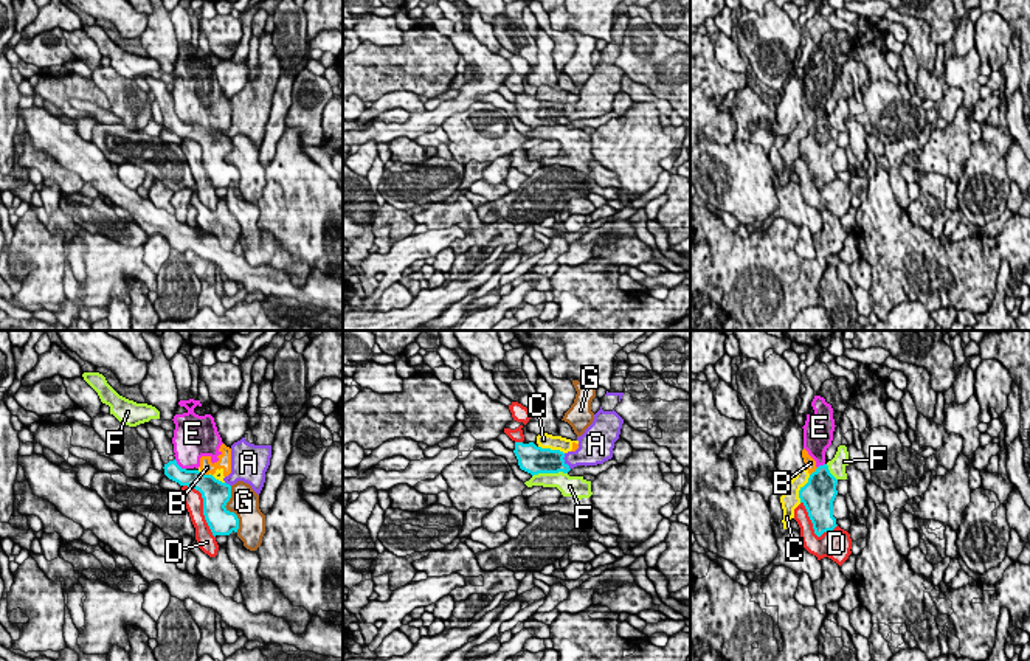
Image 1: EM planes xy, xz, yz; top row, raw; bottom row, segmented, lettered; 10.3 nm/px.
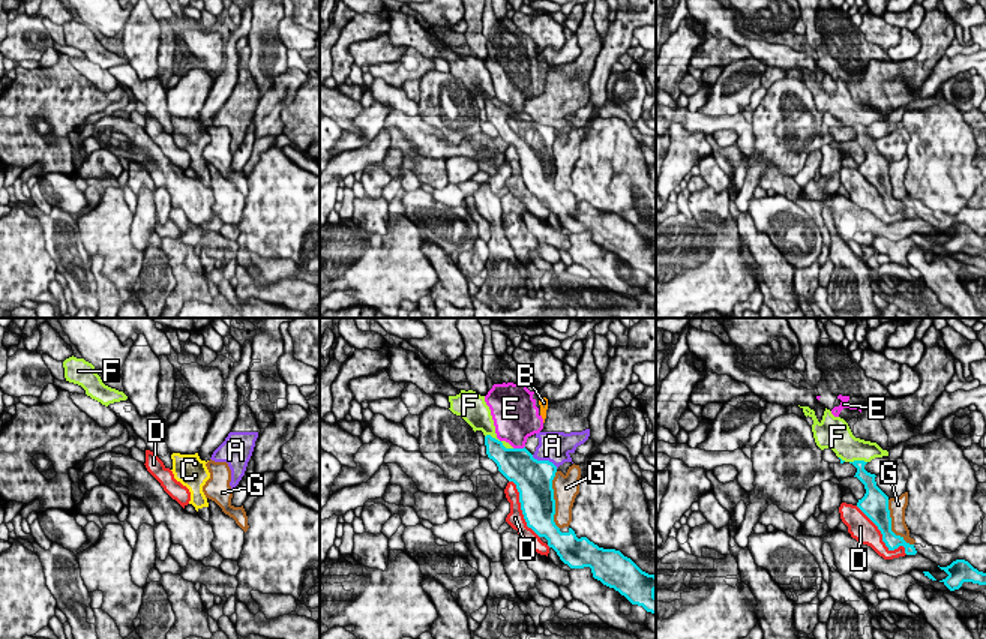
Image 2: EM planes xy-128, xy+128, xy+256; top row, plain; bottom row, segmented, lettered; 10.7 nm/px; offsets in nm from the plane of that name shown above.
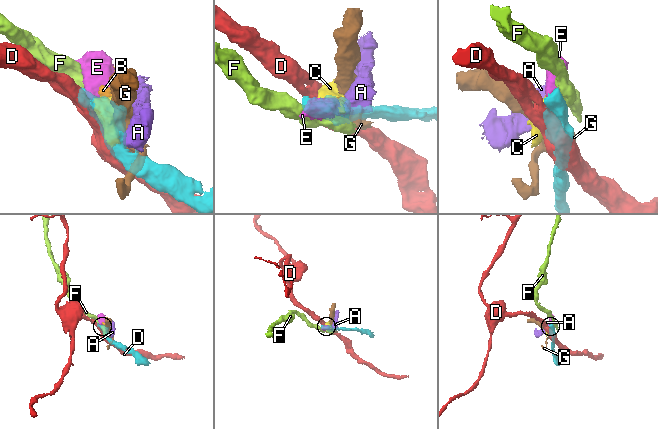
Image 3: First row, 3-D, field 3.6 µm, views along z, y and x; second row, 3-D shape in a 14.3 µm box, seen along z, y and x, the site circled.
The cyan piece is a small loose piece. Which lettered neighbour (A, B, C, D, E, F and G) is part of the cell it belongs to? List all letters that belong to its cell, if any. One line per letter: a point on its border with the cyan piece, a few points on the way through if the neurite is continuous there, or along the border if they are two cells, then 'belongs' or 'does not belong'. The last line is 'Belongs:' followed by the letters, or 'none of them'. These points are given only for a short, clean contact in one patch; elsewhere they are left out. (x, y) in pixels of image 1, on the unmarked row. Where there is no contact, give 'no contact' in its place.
A: meets cyan in xz at (563, 114); border along xz (563, 106), (563, 114), (570, 121); does not belong
B: meets cyan in yz at (813, 124); border along yz (818, 120), (810, 128); does not belong
C: meets cyan in yz at (801, 141); does not belong
D: meets cyan in xy at (203, 160); does not belong
E: meets cyan in xy at (179, 118); border along xy (174, 112), (185, 121); does not belong
F: meets cyan in xz at (549, 124); does not belong
G: meets cyan in xy at (228, 163); does not belong
Belongs: none of them

